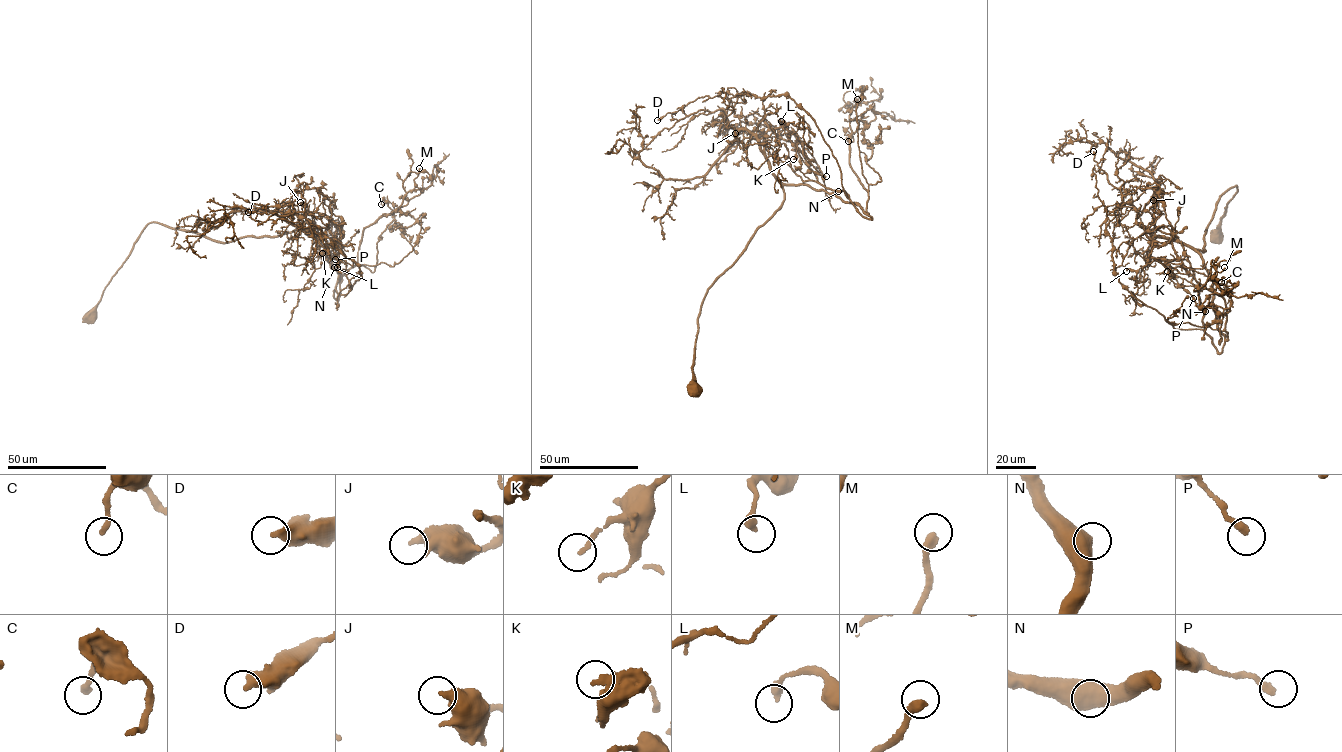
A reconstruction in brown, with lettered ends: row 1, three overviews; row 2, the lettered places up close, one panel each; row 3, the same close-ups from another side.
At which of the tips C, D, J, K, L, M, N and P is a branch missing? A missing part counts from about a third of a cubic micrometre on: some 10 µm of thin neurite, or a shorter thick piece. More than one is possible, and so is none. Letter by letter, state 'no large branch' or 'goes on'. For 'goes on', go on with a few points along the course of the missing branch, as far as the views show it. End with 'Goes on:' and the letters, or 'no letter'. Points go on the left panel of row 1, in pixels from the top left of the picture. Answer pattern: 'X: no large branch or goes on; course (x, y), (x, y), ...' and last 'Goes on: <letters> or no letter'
C: no large branch
D: no large branch
J: no large branch
K: no large branch
L: no large branch
M: goes on
N: no large branch
P: no large branch
Goes on: M

